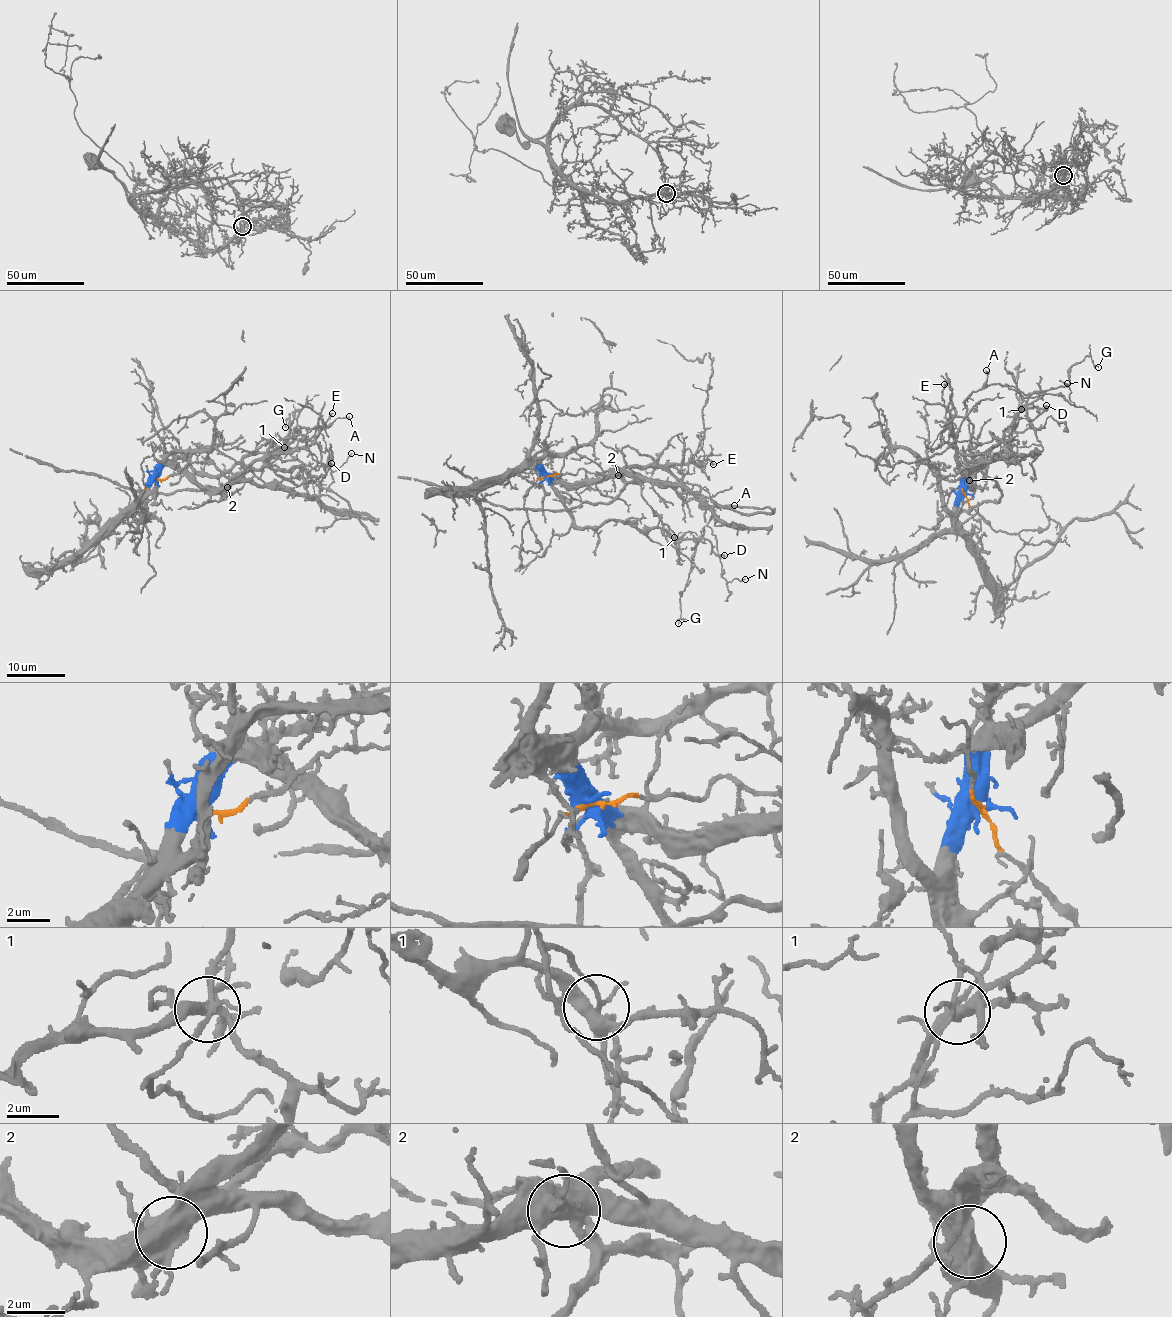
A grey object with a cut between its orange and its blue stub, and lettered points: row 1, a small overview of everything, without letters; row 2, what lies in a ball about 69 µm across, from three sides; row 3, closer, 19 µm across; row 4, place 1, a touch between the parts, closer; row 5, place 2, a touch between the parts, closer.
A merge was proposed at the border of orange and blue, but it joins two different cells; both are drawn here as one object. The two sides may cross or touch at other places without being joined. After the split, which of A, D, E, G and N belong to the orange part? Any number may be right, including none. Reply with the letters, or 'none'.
A, G, N

